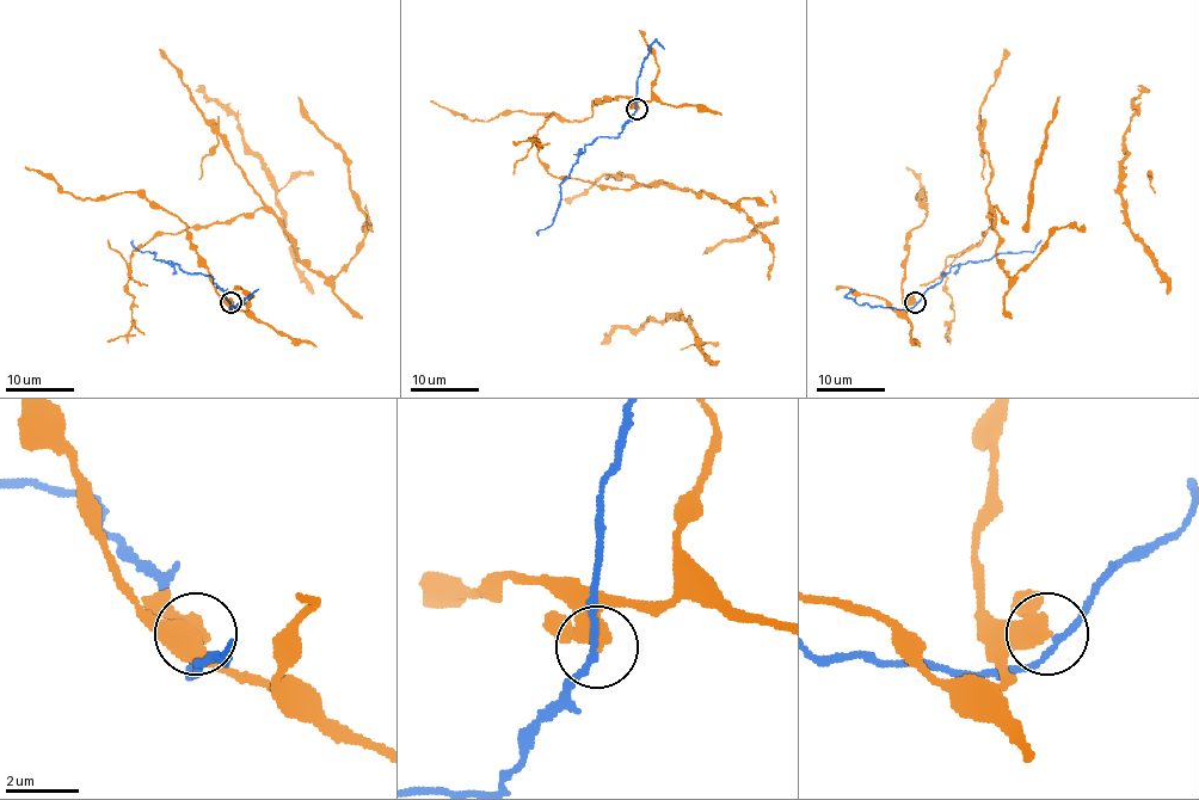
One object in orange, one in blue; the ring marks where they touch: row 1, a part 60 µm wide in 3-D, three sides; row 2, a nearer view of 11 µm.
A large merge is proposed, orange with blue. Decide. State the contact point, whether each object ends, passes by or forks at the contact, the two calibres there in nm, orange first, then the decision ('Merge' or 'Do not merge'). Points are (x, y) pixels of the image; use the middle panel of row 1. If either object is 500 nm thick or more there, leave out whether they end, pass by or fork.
Place: (637, 109). At the ring orange passes by. At the ring blue passes by. Thickness 440 nm (orange) against 150 nm. Do not merge

